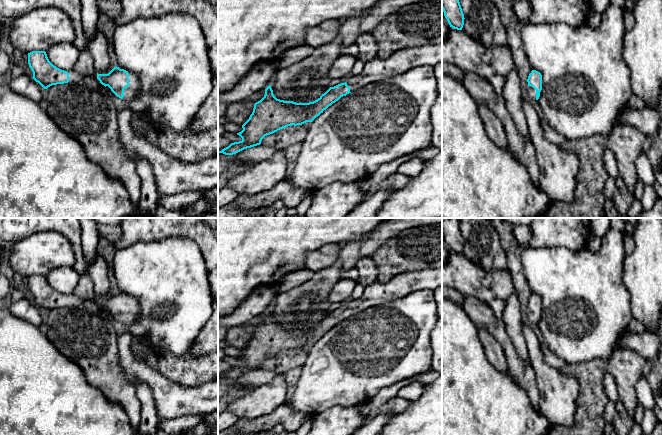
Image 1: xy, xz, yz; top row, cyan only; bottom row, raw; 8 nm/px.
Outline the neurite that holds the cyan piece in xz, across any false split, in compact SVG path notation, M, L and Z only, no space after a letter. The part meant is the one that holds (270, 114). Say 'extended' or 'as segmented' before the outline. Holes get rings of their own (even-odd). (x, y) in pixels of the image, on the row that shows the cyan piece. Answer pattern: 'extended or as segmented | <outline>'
extended | M442 44L402 49L396 51L388 59L375 58L365 62L361 73L351 76L345 83L330 87L317 100L309 103L277 99L269 85L265 89L264 97L254 104L252 114L242 125L243 130L237 133L242 140L231 143L219 153L233 155L244 149L260 145L265 136L280 129L312 122L341 97L365 85L403 74L415 67L434 67L441 62Z

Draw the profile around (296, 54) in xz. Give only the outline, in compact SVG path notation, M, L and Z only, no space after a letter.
M301 45L285 51L279 58L273 61L278 69L289 67L310 56L315 48L309 45Z

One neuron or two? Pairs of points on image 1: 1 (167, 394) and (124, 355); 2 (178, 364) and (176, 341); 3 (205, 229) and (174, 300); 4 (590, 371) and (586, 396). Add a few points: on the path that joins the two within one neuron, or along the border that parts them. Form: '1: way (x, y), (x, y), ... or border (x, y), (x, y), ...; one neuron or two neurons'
1: way (156, 383), (135, 366); one neuron
2: border (189, 348), (179, 355), (162, 352), (158, 356); two neurons
3: border (177, 236), (190, 238), (198, 246), (207, 268); two neurons
4: way (590, 377), (590, 390); one neuron

